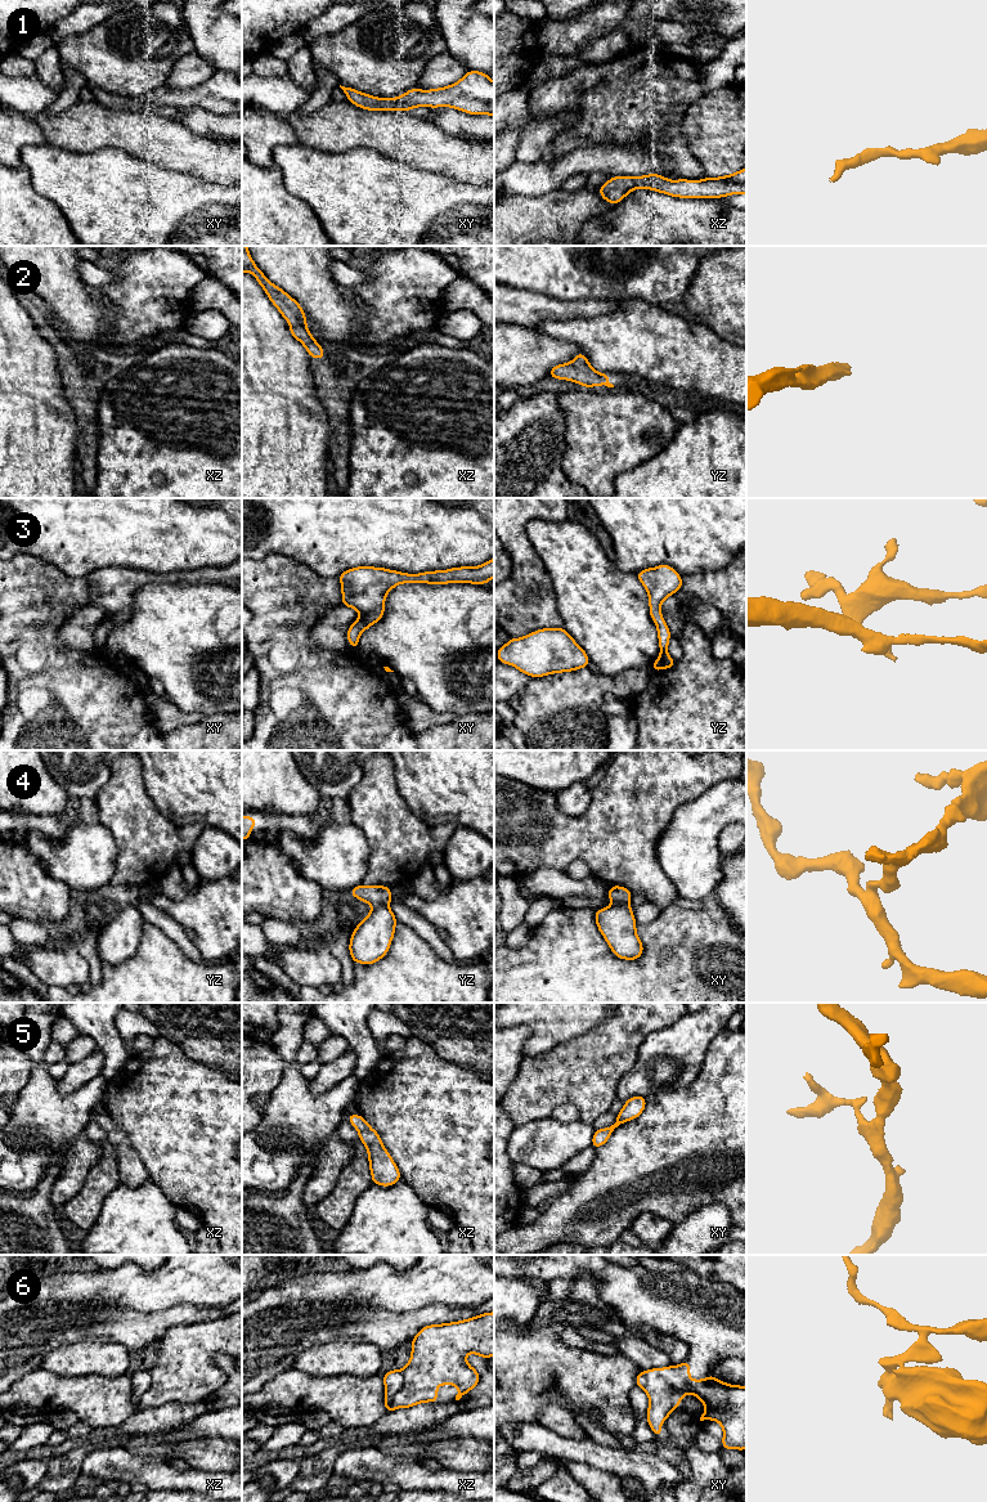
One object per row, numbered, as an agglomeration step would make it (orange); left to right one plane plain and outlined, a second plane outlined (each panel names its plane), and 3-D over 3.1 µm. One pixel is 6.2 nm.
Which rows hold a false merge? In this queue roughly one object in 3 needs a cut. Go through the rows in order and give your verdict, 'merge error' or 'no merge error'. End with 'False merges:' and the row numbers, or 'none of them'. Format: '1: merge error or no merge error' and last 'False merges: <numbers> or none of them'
1: no merge error
2: no merge error
3: no merge error
4: merge error
5: no merge error
6: merge error
False merges: 4, 6

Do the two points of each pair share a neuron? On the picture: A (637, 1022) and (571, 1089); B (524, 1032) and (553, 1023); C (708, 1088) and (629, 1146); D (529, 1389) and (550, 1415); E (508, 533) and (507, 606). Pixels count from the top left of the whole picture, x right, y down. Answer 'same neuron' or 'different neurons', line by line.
A: same neuron
B: different neurons
C: same neuron
D: different neurons
E: same neuron

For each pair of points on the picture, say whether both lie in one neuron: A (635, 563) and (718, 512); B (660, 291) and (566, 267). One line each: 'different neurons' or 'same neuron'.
A: same neuron
B: same neuron

